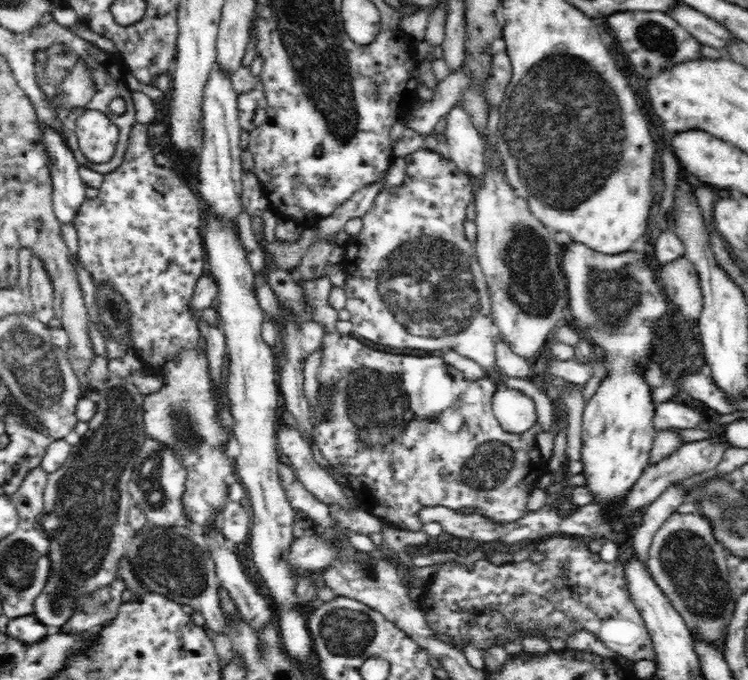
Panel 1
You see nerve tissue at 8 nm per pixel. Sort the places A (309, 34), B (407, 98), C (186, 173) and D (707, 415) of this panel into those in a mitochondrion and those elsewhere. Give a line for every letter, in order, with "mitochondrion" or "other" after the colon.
A: mitochondrion
B: other
C: other
D: other

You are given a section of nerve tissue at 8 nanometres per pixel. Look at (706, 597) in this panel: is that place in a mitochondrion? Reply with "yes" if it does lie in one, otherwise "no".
yes

